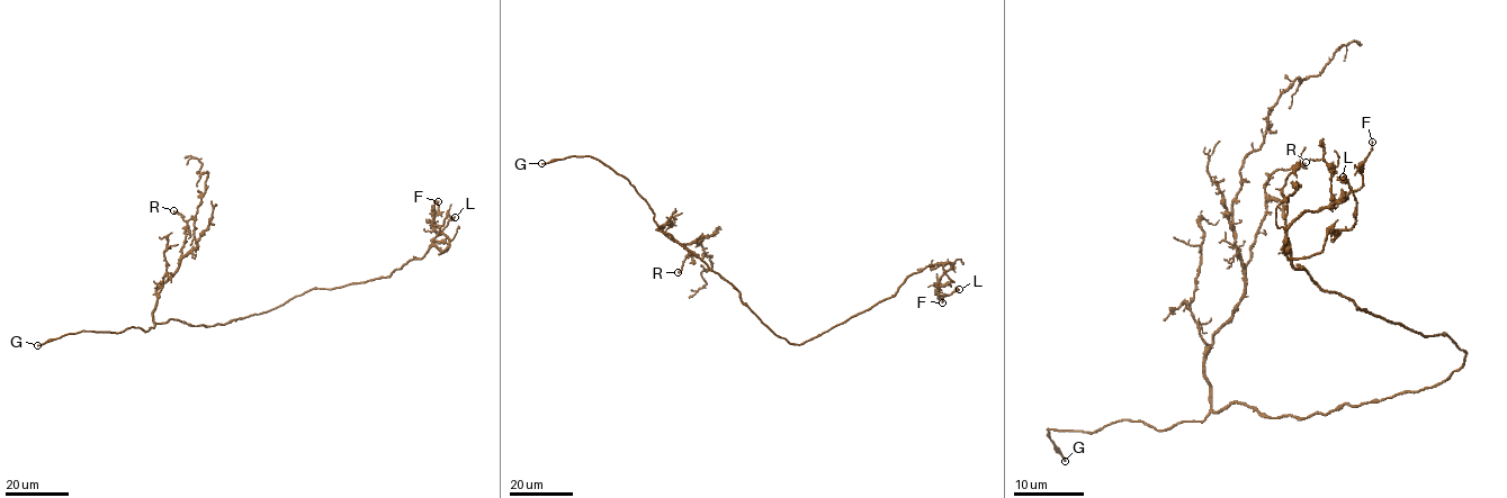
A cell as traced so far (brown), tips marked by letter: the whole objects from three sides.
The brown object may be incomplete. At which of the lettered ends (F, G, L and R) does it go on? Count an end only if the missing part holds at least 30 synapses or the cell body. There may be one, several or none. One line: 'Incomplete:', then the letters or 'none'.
Incomplete: G

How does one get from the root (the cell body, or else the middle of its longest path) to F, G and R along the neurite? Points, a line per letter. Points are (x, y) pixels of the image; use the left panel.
F: (238, 318), (267, 313), (313, 289), (387, 278), (432, 246), (442, 251), (448, 238), (433, 223), (438, 201)
G: (238, 318), (214, 325), (169, 319), (147, 331), (135, 327), (118, 333), (80, 331), (37, 345)
R: (238, 318), (214, 325), (154, 322), (157, 290), (178, 266), (186, 238), (186, 223), (173, 210)

